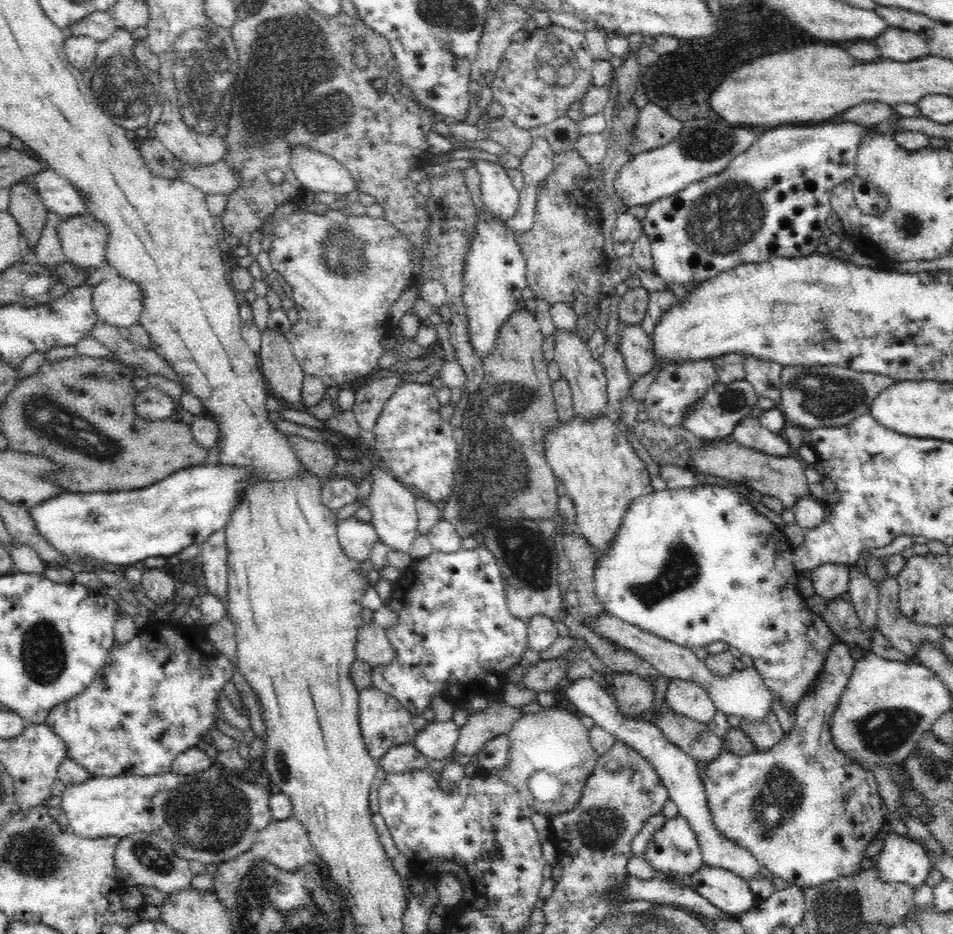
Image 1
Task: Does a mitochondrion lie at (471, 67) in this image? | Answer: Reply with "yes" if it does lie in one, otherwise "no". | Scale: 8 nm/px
no

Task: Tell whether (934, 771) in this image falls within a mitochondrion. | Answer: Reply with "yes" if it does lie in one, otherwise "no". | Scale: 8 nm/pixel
yes

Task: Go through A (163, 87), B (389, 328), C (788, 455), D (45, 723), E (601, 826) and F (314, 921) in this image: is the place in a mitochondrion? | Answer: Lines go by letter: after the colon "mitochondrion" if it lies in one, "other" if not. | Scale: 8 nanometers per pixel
A: mitochondrion
B: other
C: other
D: other
E: mitochondrion
F: mitochondrion

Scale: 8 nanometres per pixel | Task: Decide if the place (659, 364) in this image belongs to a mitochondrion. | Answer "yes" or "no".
no

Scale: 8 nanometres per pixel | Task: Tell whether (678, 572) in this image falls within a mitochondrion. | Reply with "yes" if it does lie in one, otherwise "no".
yes

